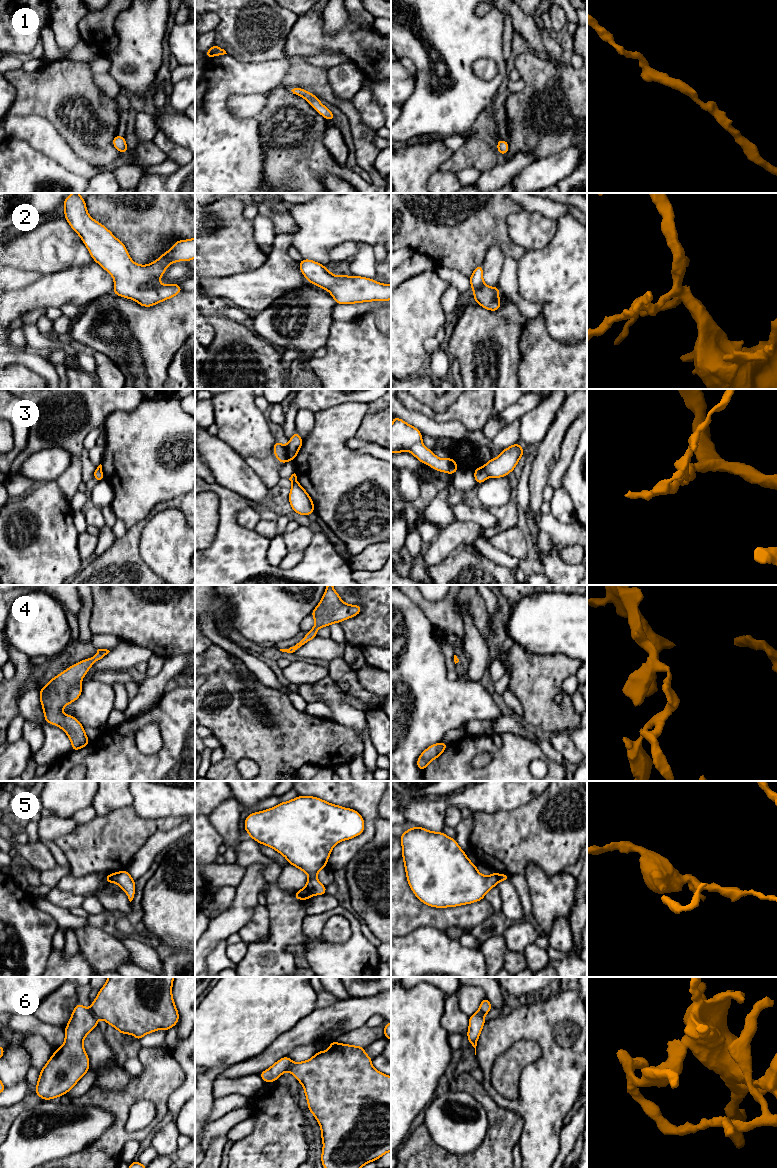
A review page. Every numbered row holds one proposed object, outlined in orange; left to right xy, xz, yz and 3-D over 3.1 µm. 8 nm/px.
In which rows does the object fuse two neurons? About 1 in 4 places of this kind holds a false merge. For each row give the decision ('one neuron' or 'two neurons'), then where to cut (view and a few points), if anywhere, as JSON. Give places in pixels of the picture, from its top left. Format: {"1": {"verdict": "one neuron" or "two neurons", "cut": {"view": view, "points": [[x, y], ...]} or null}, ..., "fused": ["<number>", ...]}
{"1": {"verdict": "one neuron", "cut": null}, "2": {"verdict": "one neuron", "cut": null}, "3": {"verdict": "two neurons", "cut": {"view": "yz", "points": [[483, 467], [489, 476]]}}, "4": {"verdict": "one neuron", "cut": null}, "5": {"verdict": "two neurons", "cut": {"view": "xz", "points": [[305, 887], [313, 894]]}}, "6": {"verdict": "two neurons", "cut": {"view": "xy", "points": [[90, 1009], [97, 1017]]}}, "fused": ["3", "5", "6"]}

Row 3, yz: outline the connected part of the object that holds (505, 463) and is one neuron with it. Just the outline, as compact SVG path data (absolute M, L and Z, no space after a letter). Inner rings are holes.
M520 443L513 444L502 450L497 458L491 458L484 465L484 469L491 478L505 477L514 470L523 455L525 454Z

